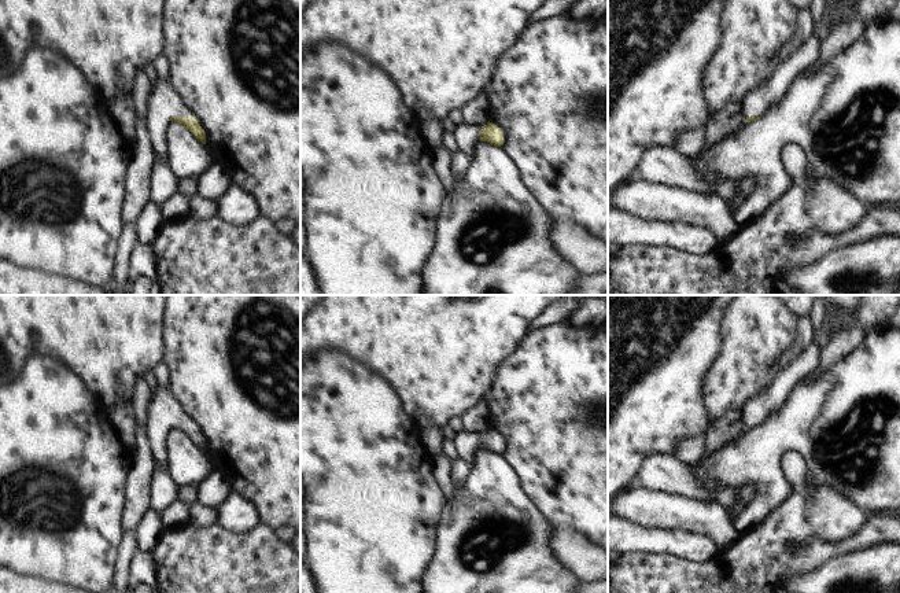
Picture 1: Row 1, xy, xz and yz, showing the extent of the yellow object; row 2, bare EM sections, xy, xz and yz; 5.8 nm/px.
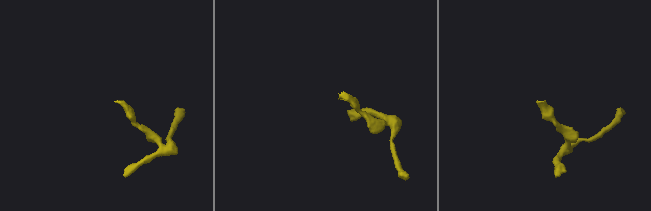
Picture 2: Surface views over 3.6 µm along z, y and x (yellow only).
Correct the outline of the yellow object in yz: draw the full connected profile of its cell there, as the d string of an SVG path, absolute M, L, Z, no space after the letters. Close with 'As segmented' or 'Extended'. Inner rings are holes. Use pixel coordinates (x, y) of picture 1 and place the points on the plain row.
M812 342L777 375L768 388L745 406L742 420L746 430L760 427L783 405L792 390L819 367L822 350L819 343Z. Extended.

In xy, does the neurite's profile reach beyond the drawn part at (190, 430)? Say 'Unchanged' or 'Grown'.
Grown.

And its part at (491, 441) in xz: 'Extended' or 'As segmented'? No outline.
Extended.

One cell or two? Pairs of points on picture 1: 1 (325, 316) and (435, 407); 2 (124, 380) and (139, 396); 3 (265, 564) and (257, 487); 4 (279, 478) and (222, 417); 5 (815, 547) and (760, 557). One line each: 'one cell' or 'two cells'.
1: one cell
2: two cells
3: two cells
4: one cell
5: one cell

